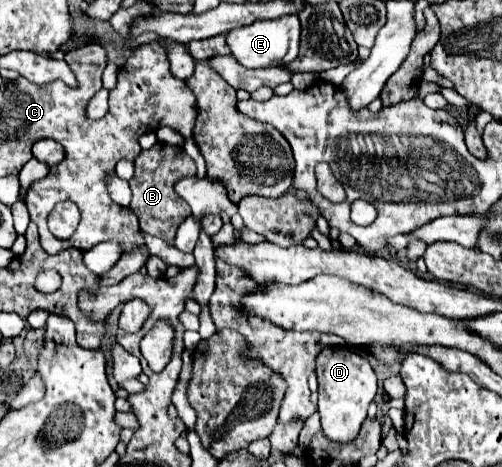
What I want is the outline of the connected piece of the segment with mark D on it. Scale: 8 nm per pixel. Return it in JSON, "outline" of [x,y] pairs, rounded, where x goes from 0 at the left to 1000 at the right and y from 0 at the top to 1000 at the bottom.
{"outline":[[[645,747],[629,769],[633,803],[633,884],[641,901],[641,927],[661,949],[701,949],[725,897],[733,893],[733,867],[749,846],[749,803],[725,760],[681,752],[681,747]]]}

